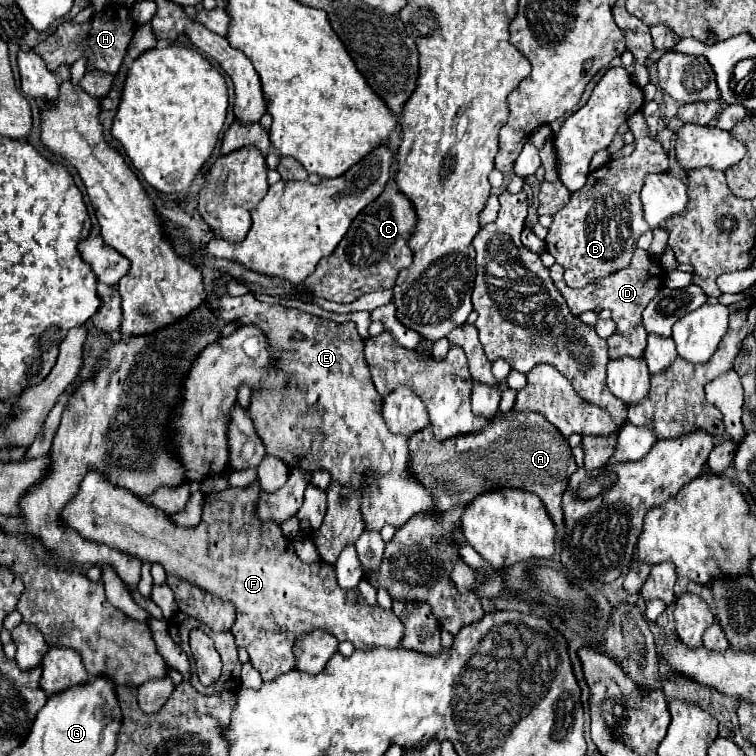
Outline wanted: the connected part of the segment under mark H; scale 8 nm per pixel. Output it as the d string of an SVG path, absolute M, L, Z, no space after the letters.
M109 4L103 14L93 16L87 24L73 24L73 22L63 22L59 24L59 30L55 34L51 34L45 42L41 42L39 46L35 46L33 50L45 60L45 64L55 70L61 64L73 64L77 62L81 56L87 56L87 70L89 68L97 68L109 74L117 74L129 44L133 40L135 34L135 22L129 16L129 10L121 4Z

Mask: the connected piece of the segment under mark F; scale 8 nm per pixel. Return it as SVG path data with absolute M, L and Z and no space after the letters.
M89 470L89 474L81 482L77 496L61 512L61 518L67 522L67 526L71 526L81 536L93 542L103 542L111 548L127 552L139 558L141 562L151 562L151 564L159 562L163 564L167 574L183 578L199 586L201 590L217 596L223 602L231 602L237 610L237 620L231 632L235 636L237 646L249 652L251 664L261 674L263 682L273 682L273 678L297 666L293 646L301 634L311 630L325 630L333 634L339 642L345 641L345 636L349 636L349 642L353 642L355 648L361 648L361 650L371 650L379 646L397 648L403 638L401 620L389 610L383 610L379 606L375 608L367 606L357 590L343 590L337 584L337 578L331 566L303 562L295 554L293 544L281 534L279 526L273 520L261 522L257 518L255 510L257 510L259 496L261 496L259 480L255 480L247 488L229 486L205 498L205 510L199 526L179 526L161 508L149 502L143 502L139 496L131 494L125 488L107 484L105 480L101 480L101 474L97 470Z

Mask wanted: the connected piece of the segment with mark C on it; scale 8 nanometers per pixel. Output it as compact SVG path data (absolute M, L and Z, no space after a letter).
M391 178L385 186L385 190L381 192L381 196L371 202L369 206L365 206L359 216L353 220L351 228L347 230L345 238L339 242L339 246L335 248L335 252L327 258L323 258L317 264L317 270L303 282L303 286L307 290L311 290L315 296L321 296L325 300L333 300L339 304L347 304L357 300L361 294L367 294L371 290L385 290L385 288L393 288L397 274L405 268L411 266L413 262L413 250L409 250L409 238L413 234L417 226L417 214L413 210L413 204L409 202L409 198L405 198L405 194L399 194L395 178Z

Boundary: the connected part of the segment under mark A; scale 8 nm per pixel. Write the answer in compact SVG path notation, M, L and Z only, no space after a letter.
M533 412L495 414L489 426L477 434L461 434L461 438L449 438L449 442L437 442L431 428L423 428L409 438L409 472L421 482L429 492L433 492L433 502L437 510L451 510L459 504L473 502L479 494L519 488L537 494L549 516L557 526L557 538L565 536L565 522L561 510L561 496L567 488L571 472L577 470L571 446L567 438Z

